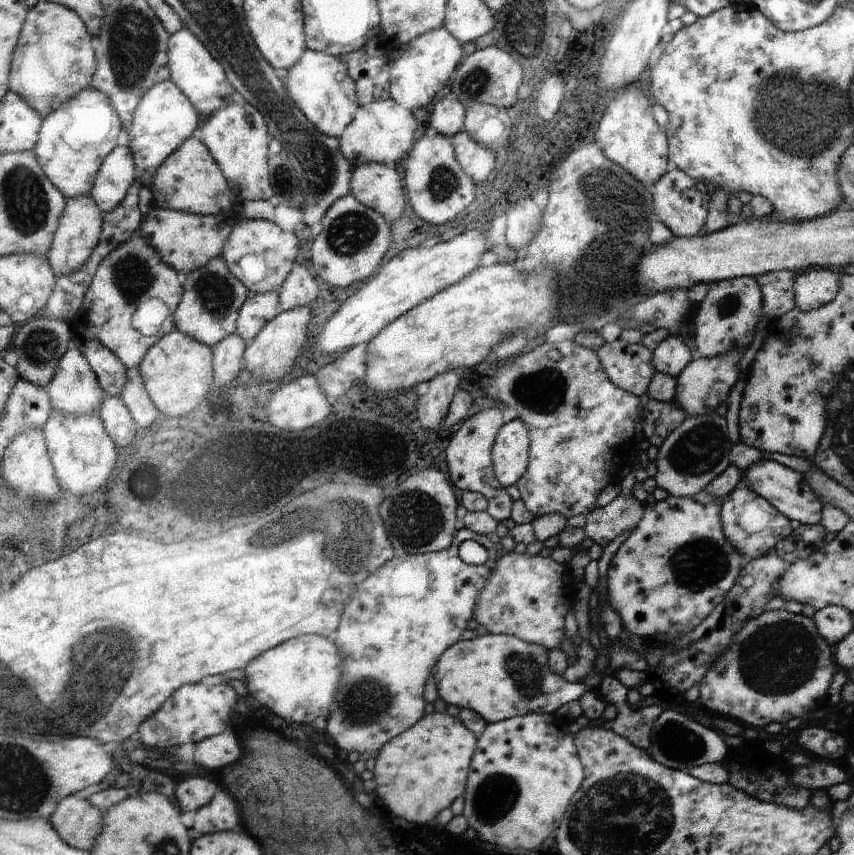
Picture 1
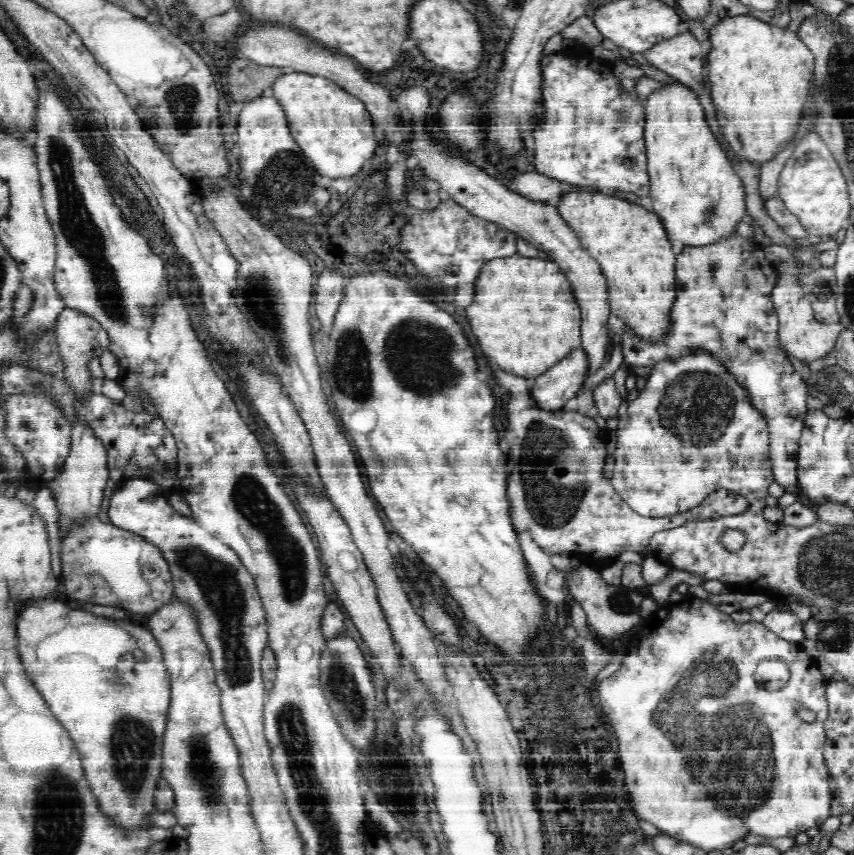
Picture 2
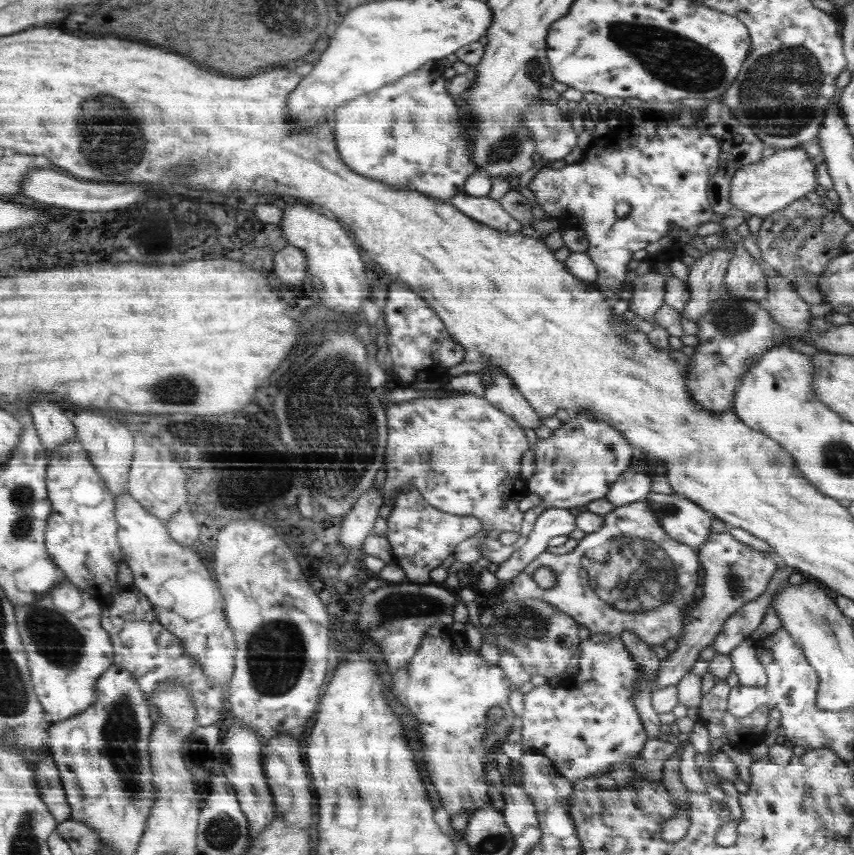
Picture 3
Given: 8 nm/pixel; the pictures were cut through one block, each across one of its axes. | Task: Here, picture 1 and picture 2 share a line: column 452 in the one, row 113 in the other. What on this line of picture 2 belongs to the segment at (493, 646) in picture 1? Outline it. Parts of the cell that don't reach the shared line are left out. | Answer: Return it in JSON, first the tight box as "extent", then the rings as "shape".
{"extent":[646,86,748,248],"shape":[[[666,86],[662,92],[648,98],[648,124],[646,124],[648,172],[650,172],[650,198],[652,210],[658,214],[668,240],[682,242],[686,248],[712,248],[736,236],[736,226],[748,218],[746,188],[722,148],[706,124],[704,108],[696,92],[686,86]]]}

